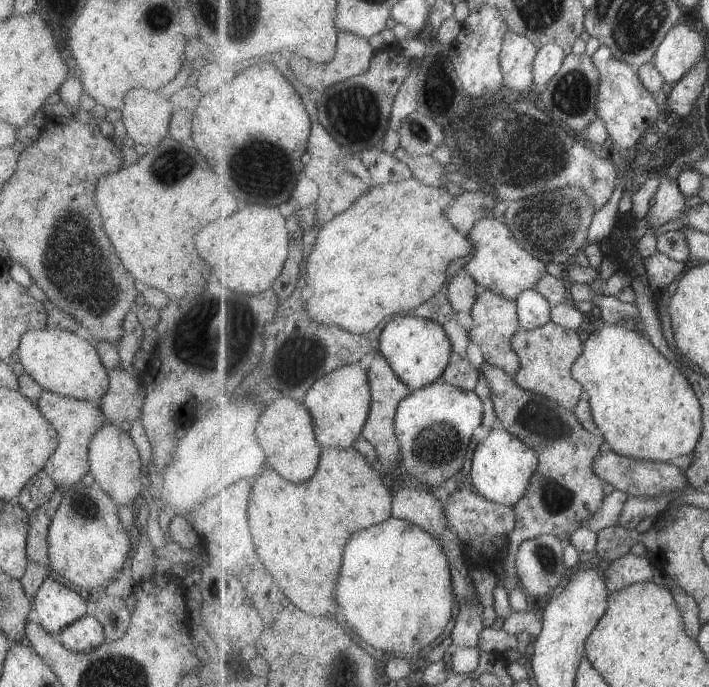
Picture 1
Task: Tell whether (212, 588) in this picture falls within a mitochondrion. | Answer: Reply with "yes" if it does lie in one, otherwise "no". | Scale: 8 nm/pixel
no

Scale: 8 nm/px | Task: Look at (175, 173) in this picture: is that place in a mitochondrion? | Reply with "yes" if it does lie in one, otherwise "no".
yes

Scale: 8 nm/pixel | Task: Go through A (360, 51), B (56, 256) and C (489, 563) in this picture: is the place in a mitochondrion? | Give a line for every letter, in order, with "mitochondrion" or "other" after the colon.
A: other
B: mitochondrion
C: other

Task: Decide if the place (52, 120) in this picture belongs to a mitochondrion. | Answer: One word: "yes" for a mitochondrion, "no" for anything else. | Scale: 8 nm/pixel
no

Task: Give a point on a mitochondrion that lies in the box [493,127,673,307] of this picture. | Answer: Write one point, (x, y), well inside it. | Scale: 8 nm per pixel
(551, 225)

